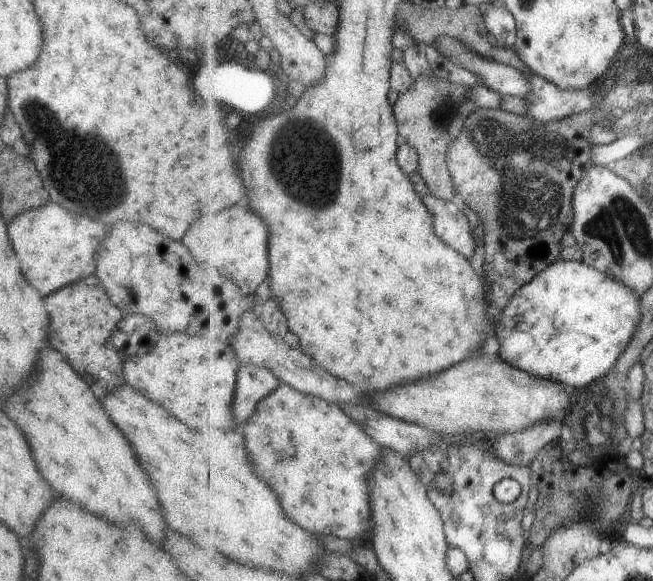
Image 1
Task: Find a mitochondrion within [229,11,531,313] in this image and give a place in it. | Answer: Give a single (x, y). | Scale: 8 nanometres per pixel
(314, 169)

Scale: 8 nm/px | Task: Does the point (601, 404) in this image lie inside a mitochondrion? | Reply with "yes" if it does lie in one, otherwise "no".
yes

